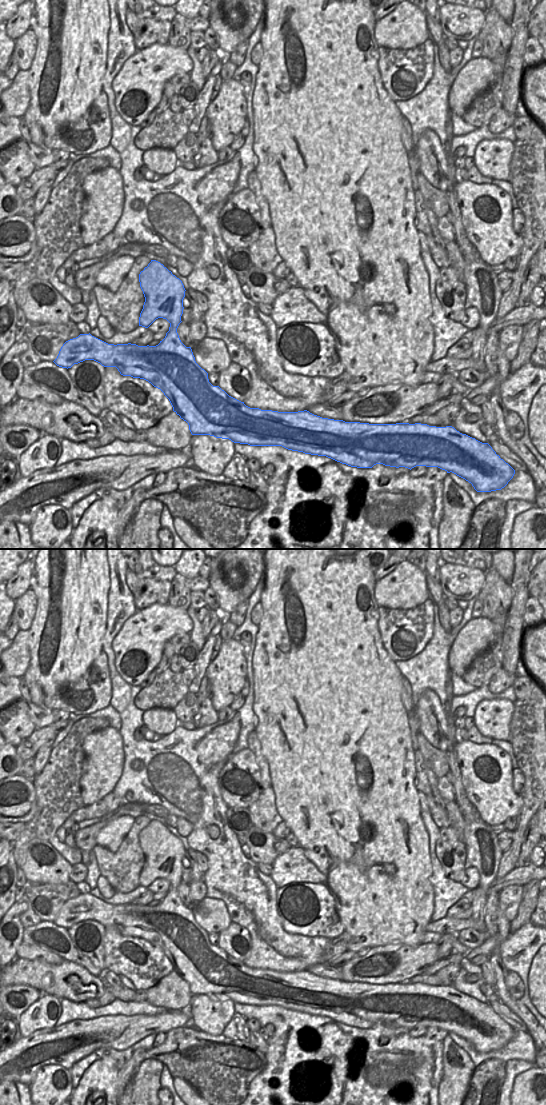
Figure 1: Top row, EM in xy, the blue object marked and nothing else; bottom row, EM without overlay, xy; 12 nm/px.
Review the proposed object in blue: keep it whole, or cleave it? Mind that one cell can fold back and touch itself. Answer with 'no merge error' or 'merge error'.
no merge error

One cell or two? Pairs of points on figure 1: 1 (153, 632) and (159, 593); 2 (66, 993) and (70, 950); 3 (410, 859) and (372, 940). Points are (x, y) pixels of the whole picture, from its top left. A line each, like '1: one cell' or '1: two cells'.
1: two cells
2: two cells
3: one cell

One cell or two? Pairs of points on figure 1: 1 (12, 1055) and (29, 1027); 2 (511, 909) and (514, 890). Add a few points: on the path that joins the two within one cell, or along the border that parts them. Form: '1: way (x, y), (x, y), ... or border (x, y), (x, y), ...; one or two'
1: border (44, 1029), (38, 1029), (25, 1037), (21, 1037); two
2: way (511, 904), (511, 895); one

